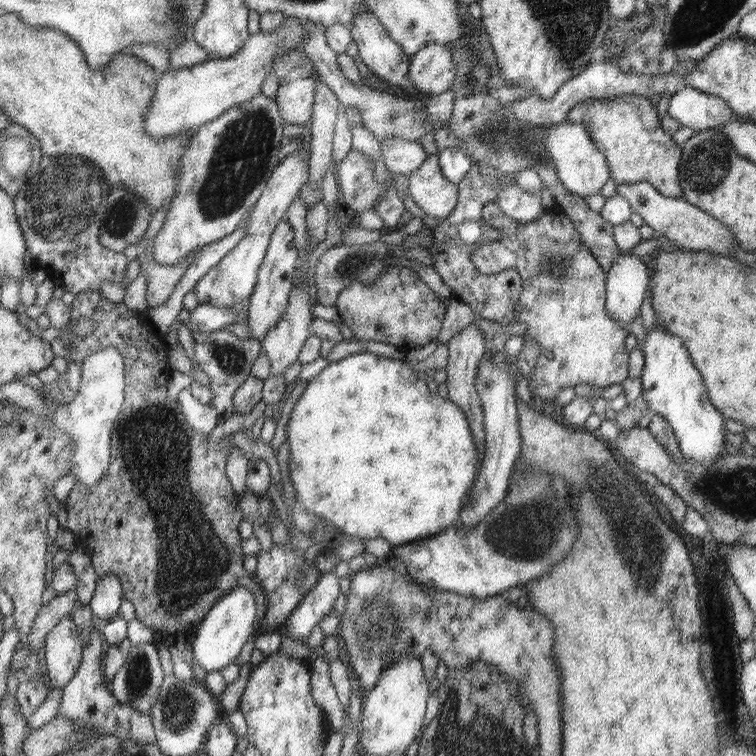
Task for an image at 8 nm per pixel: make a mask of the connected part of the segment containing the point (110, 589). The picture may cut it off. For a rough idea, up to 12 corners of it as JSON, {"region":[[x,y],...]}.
{"region":[[99,577],[89,607],[106,622],[118,613],[120,577]]}

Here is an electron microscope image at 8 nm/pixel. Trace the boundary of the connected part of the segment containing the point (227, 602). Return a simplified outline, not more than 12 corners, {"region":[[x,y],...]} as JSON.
{"region":[[236,588],[192,635],[195,663],[222,670],[250,642],[256,600]]}

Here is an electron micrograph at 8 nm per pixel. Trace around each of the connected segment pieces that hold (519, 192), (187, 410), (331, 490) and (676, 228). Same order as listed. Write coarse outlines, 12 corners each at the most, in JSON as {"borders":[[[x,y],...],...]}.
{"borders":[[[502,187],[495,204],[518,222],[542,215],[541,196]],[[188,387],[179,392],[182,412],[192,429],[211,434],[216,409],[200,403]],[[354,353],[286,425],[306,513],[414,544],[479,472],[464,411]],[[618,184],[618,196],[654,229],[692,251],[732,256],[716,218],[652,184]]]}

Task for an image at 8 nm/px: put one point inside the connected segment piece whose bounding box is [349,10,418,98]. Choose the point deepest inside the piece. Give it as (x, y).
(385, 58)

